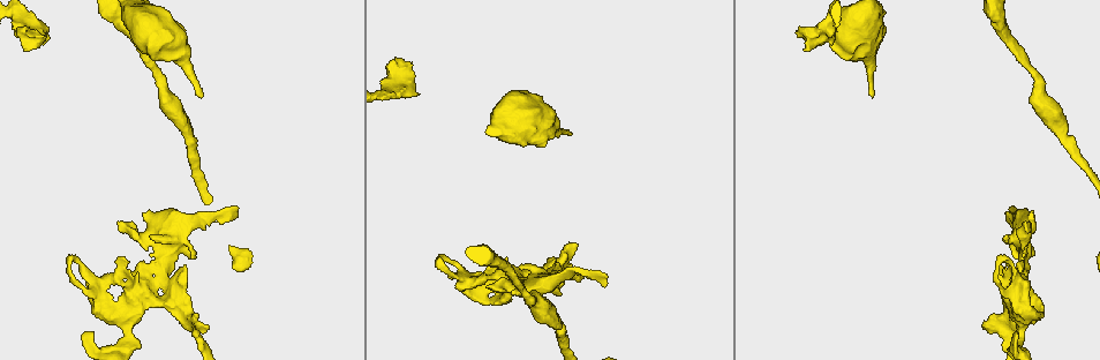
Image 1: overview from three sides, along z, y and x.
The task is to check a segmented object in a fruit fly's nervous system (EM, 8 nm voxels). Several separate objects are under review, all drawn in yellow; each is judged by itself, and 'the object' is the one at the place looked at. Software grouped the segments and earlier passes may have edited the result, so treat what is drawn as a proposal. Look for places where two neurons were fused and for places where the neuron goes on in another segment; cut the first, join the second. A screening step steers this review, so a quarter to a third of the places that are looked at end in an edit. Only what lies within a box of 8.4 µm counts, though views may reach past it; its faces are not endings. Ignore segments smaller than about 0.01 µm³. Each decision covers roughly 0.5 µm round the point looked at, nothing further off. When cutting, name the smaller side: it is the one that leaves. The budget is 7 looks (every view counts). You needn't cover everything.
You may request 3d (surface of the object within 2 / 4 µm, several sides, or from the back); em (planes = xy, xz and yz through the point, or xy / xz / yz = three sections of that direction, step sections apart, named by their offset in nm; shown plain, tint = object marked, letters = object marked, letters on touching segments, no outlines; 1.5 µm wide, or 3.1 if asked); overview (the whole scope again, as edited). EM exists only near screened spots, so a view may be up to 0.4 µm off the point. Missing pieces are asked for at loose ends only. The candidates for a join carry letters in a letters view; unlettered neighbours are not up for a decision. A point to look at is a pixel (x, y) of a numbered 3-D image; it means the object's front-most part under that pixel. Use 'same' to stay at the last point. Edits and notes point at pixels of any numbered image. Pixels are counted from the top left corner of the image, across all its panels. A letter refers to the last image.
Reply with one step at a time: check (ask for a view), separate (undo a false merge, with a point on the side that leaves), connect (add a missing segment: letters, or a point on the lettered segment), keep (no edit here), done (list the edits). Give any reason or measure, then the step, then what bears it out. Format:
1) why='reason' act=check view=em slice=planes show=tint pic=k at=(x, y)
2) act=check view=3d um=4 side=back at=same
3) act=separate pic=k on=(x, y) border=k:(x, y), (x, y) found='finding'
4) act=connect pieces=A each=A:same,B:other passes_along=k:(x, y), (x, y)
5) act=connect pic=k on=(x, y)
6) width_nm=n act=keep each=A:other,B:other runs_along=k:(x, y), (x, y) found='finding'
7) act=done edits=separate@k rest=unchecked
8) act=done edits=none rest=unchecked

why='an open end' act=check view=3d um=2 pic=1 at=(554, 258)

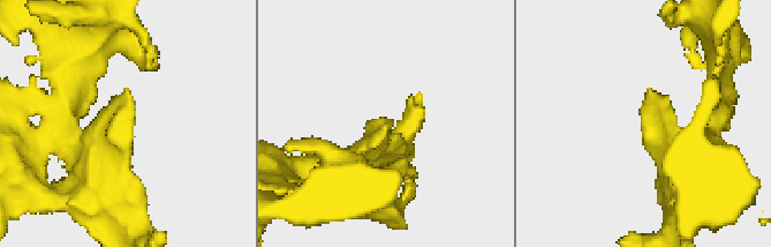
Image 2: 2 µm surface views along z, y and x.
act=check view=em slice=xy step=8 show=tint pic=2 at=(387, 126)

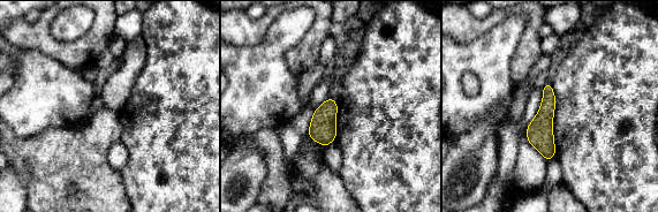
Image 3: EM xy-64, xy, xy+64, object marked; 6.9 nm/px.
act=check view=em slice=planes show=letters at=same

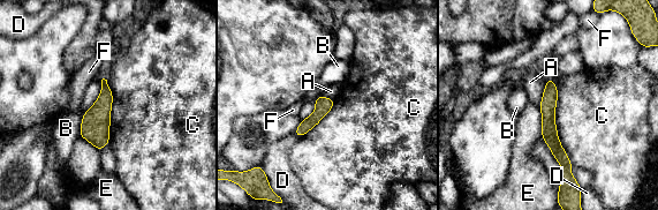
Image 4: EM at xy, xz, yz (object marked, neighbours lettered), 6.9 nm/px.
act=keep each=A:other,B:other,C:other,D:other,E:other,F:other runs_along=4:(550, 82), (549, 133), (566, 180) found='none of them fits'

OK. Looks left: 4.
why='tapers out' act=check view=3d um=4 pic=1 at=(606, 284)

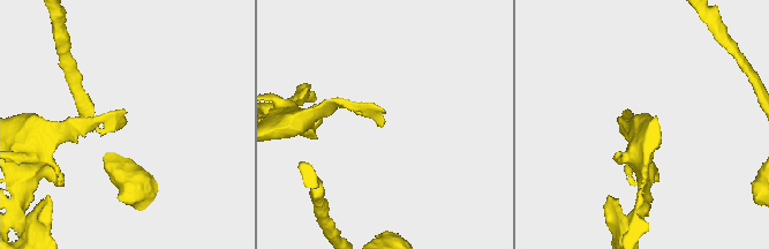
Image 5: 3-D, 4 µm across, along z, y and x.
act=check view=em slice=xz step=8 show=letters pic=5 at=(381, 123)

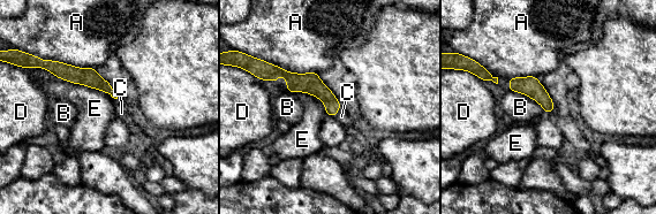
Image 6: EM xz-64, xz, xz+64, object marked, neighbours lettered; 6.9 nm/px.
longest_contact=E:600nm act=connect pieces=C each=A:other,B:other,C:same,D:other,E:other passes_along=6:(313, 85), (338, 111), (341, 116) found='it goes on there'

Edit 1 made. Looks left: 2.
why='sudden change in width' act=check view=em slice=xz step=4 show=tint pic=1 at=(870, 61)

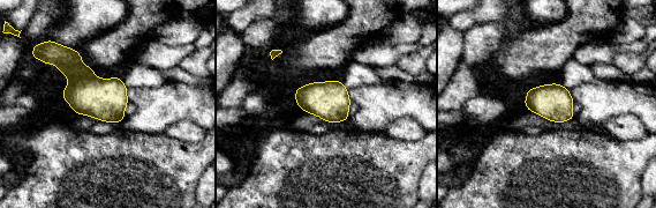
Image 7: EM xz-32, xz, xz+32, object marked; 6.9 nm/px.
why='another direction' act=check view=em slice=planes show=letters at=same

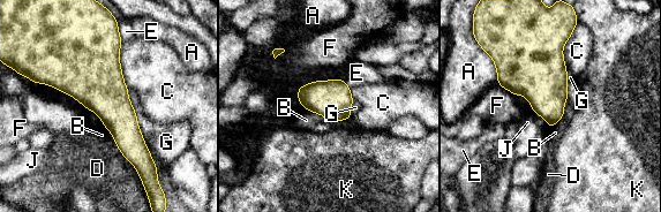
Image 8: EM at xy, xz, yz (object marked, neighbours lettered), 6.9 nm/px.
act=keep each=A:other,B:other,C:other,D:other,E:other,F:other,G:other,J:other,K:other border=8:(306, 110), (329, 120), (348, 119) found='continuous, no second neuron'

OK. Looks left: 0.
act=done edits=connect@6 rest=unchecked

